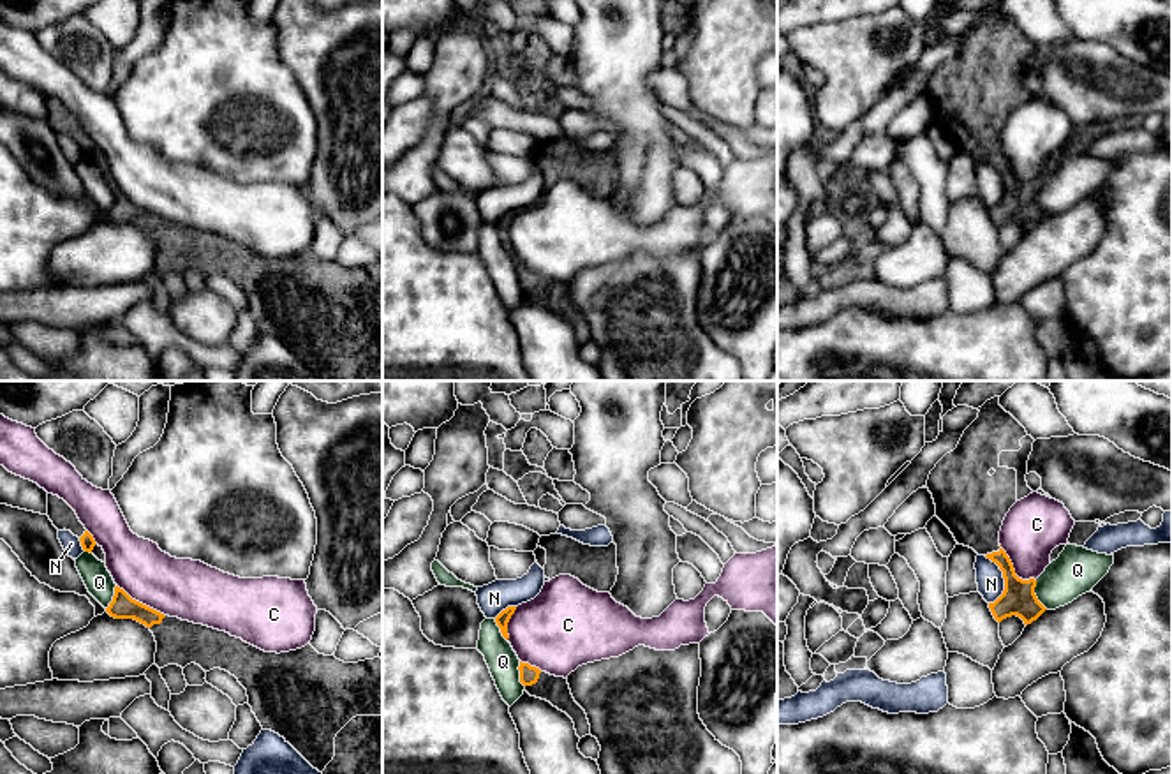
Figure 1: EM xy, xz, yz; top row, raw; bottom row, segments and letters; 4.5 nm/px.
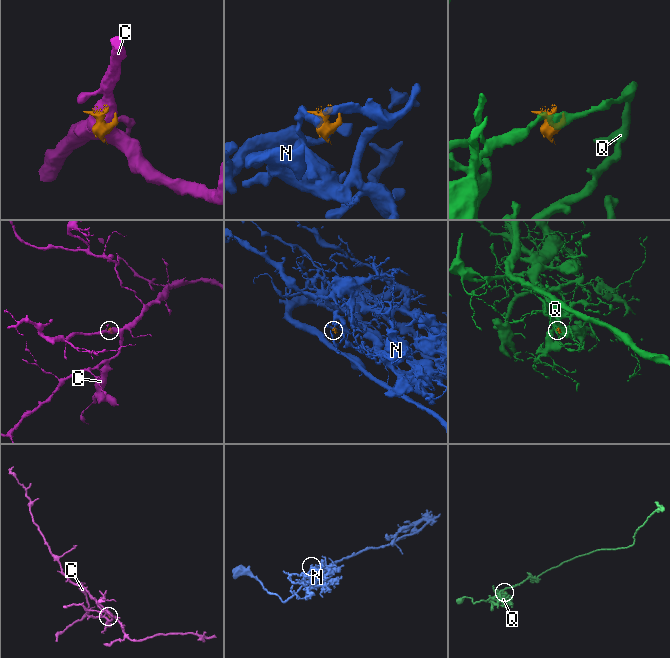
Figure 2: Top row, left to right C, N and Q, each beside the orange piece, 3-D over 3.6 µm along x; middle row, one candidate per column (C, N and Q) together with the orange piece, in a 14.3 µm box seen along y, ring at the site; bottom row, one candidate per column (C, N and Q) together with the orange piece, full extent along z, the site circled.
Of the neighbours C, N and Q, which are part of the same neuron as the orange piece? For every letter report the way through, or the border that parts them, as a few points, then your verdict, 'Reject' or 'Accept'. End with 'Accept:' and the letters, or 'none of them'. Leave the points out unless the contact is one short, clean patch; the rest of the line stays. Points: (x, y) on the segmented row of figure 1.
C: Reject
N: Reject
Q: Boundary: yz (1035, 580), (1035, 596), (1047, 609). Reject
Accept: none of them

